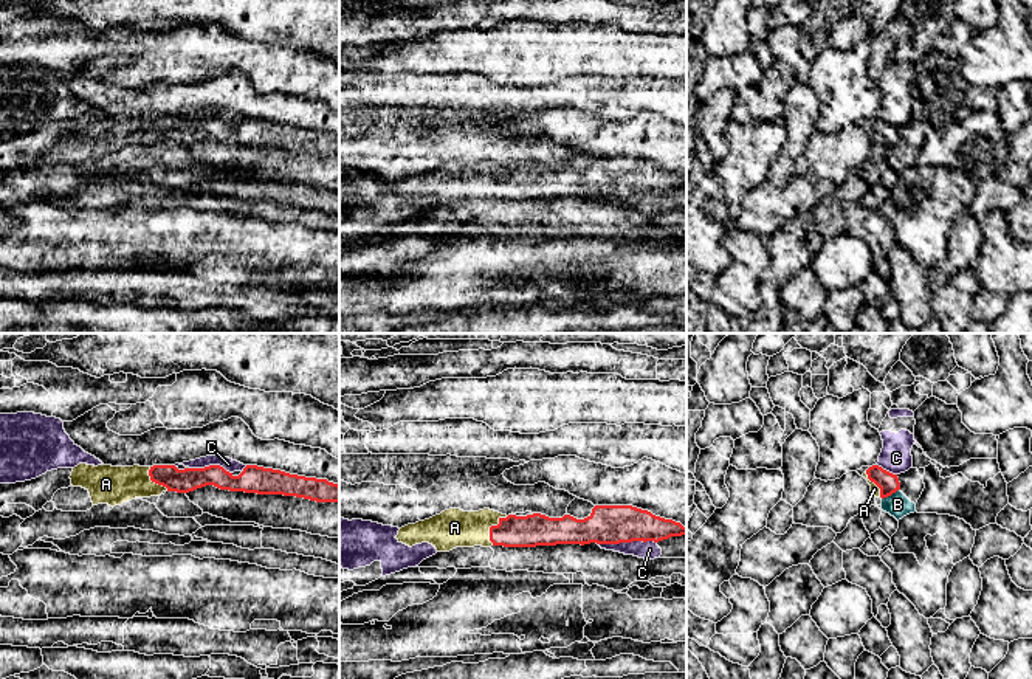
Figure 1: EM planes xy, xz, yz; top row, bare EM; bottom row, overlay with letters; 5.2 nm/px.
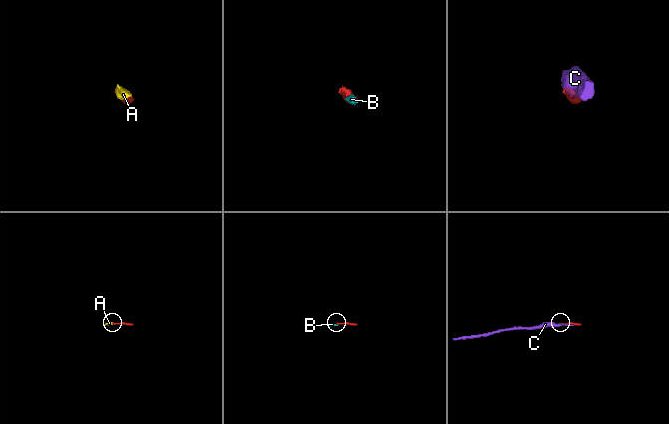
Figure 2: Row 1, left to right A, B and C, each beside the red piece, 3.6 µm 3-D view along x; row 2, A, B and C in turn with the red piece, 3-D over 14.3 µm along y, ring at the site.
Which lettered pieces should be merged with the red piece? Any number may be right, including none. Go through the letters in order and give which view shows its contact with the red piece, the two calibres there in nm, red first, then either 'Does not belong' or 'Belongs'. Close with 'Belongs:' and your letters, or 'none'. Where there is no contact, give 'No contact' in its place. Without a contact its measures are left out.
A: Touches red in xz. Thickness 170 nm (red) against 200 nm. Belongs
B: Touches red in yz. Thickness 110 nm (red) against 120 nm. Does not belong
C: Touches red in xz. Thickness 200 nm (red) against 90 nm. Does not belong
Belongs: A

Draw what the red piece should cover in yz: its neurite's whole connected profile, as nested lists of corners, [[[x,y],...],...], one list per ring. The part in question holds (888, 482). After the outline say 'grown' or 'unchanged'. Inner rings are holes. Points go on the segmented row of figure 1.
[[[879,465],[869,467],[865,473],[863,477],[868,481],[871,485],[871,491],[875,498],[888,498],[897,490],[900,490],[900,482],[897,474],[893,474],[886,470],[883,470]]]; grown

